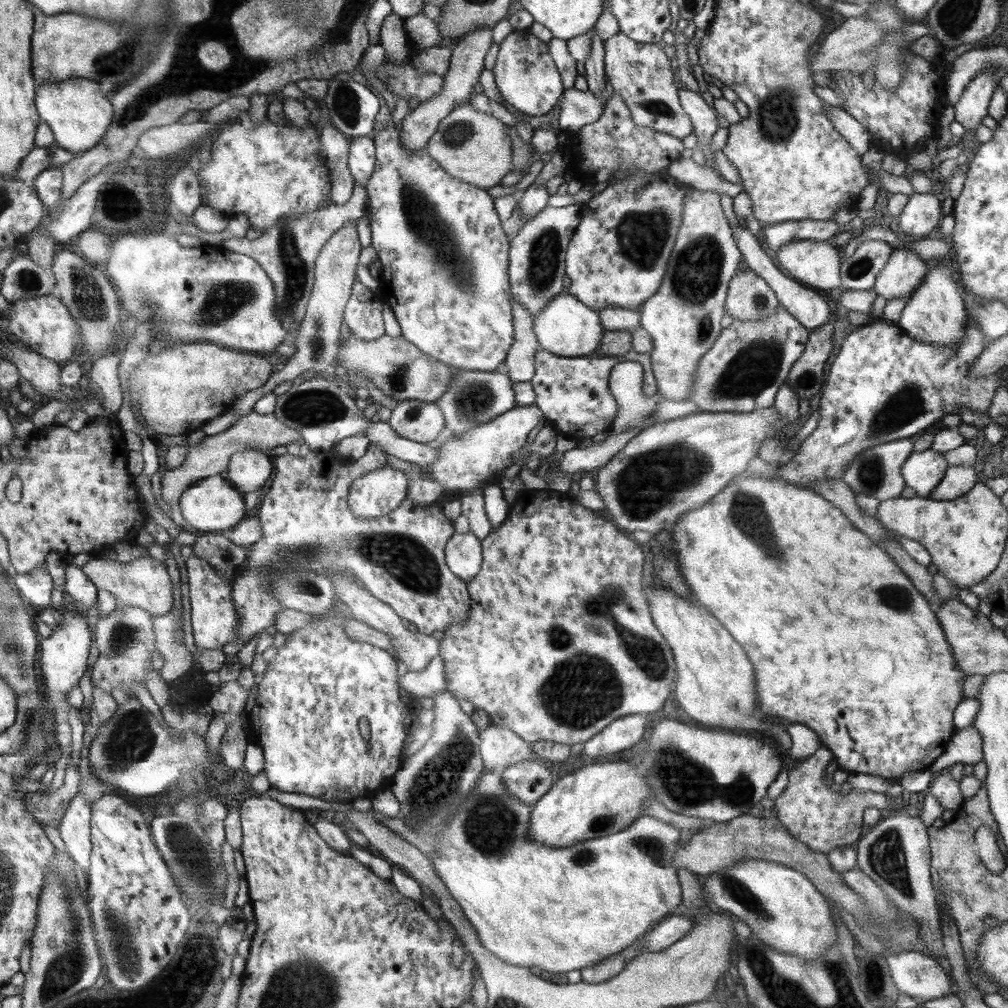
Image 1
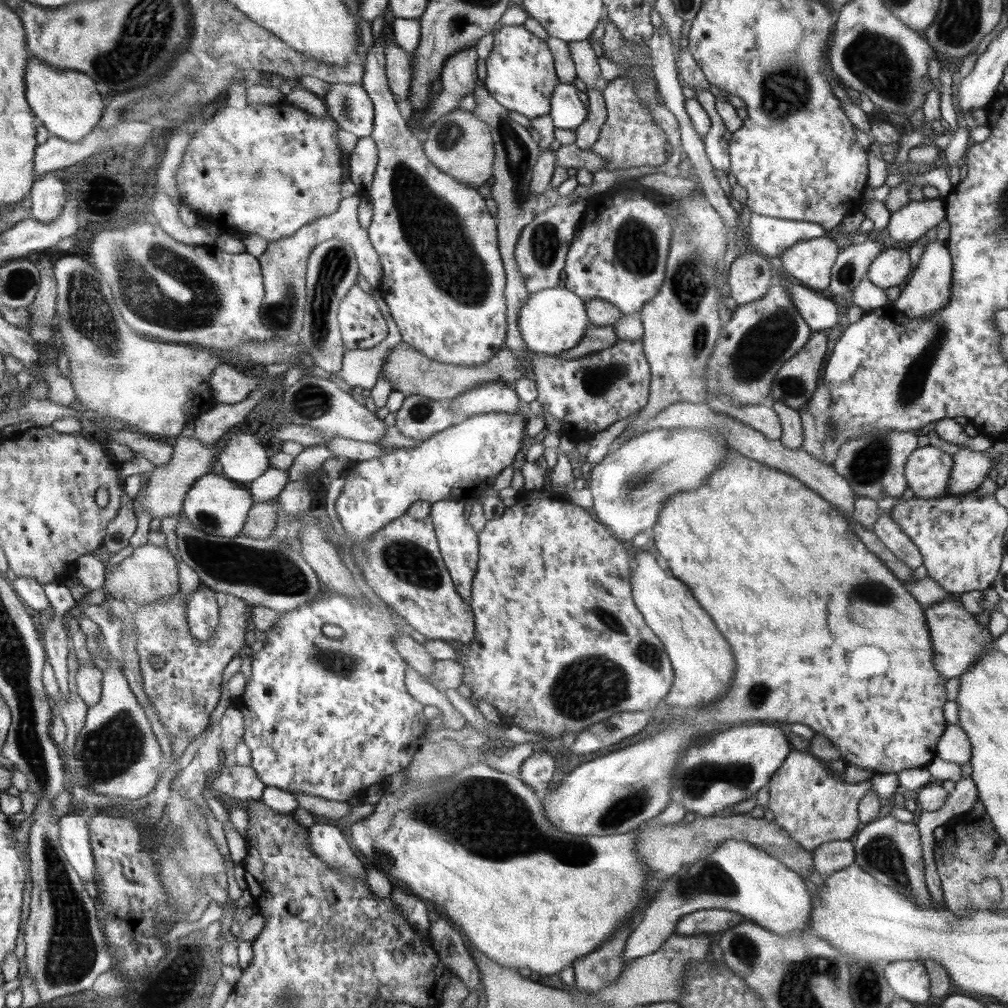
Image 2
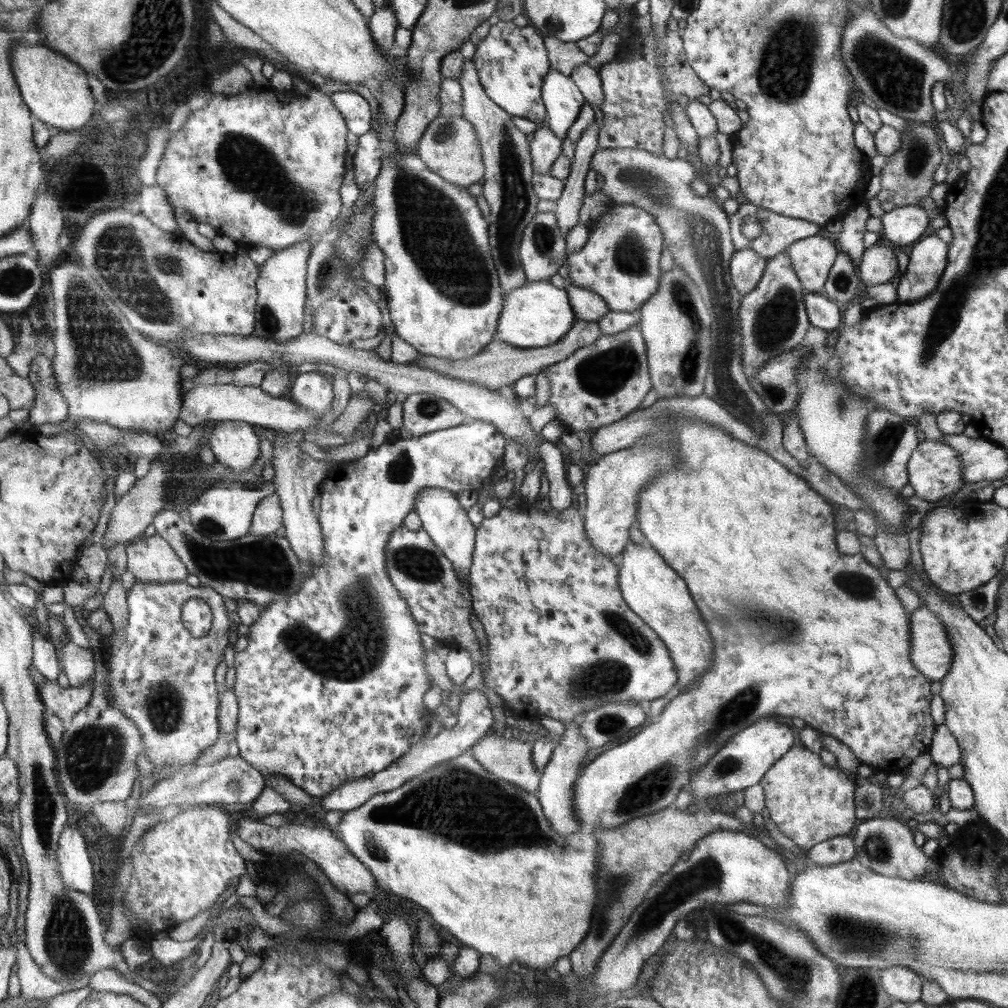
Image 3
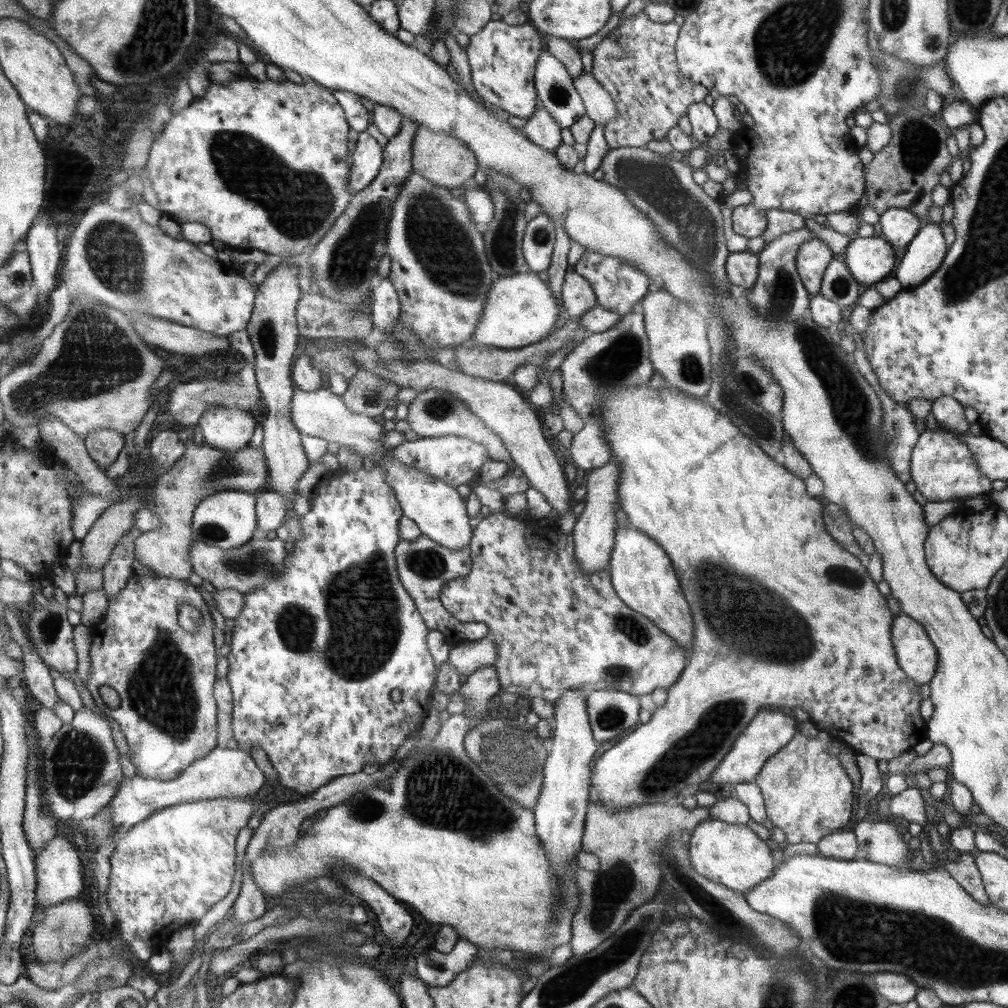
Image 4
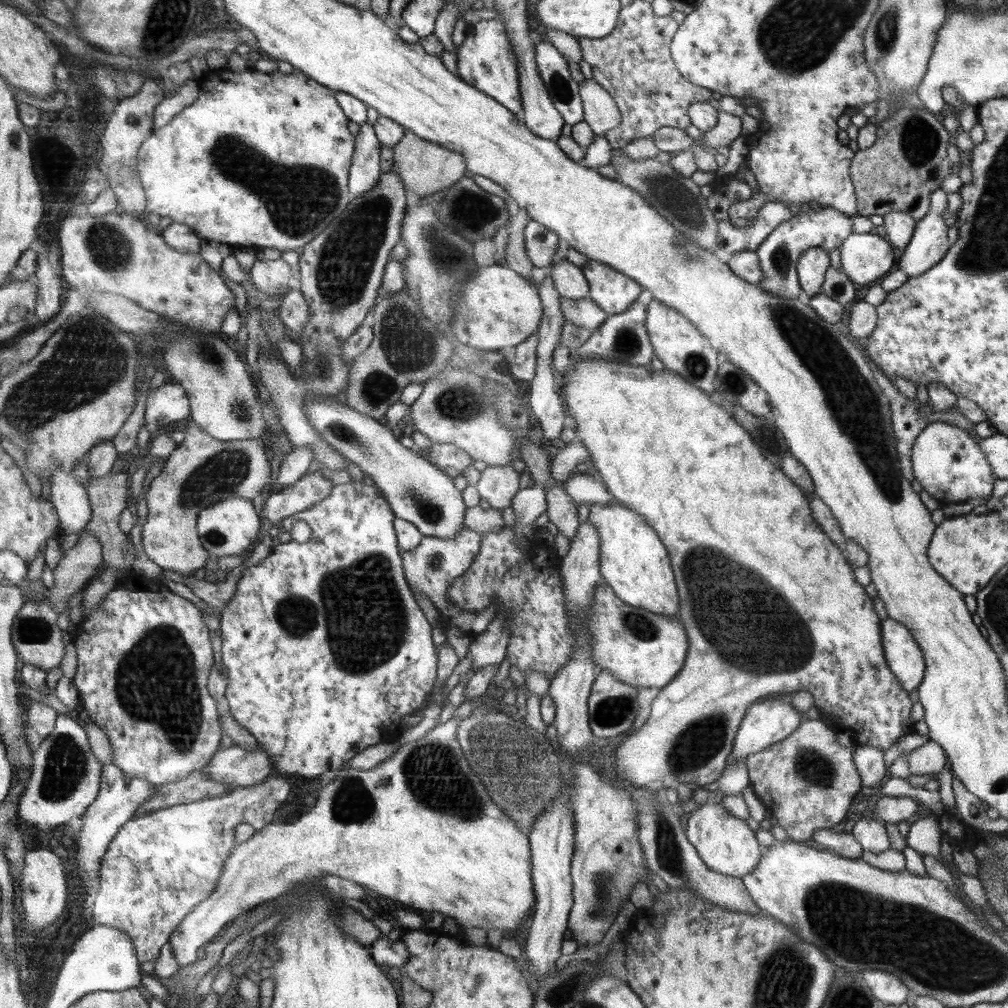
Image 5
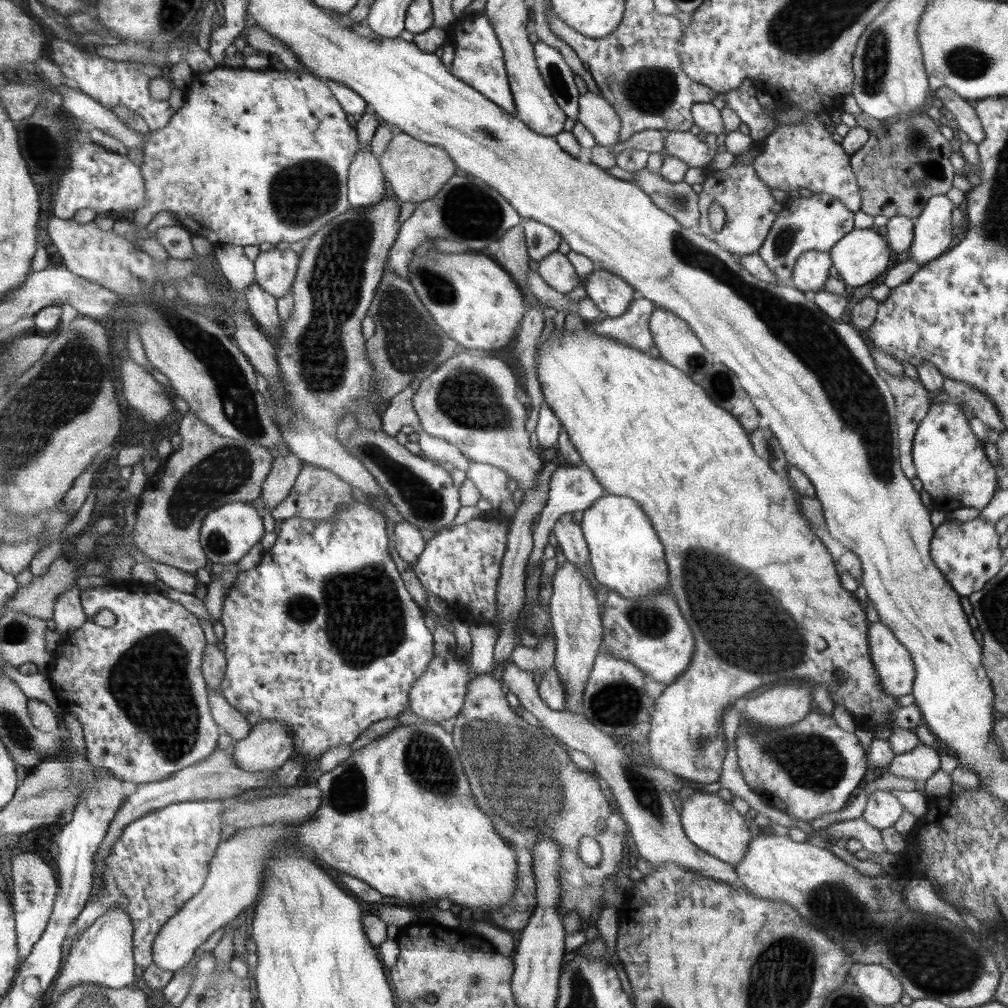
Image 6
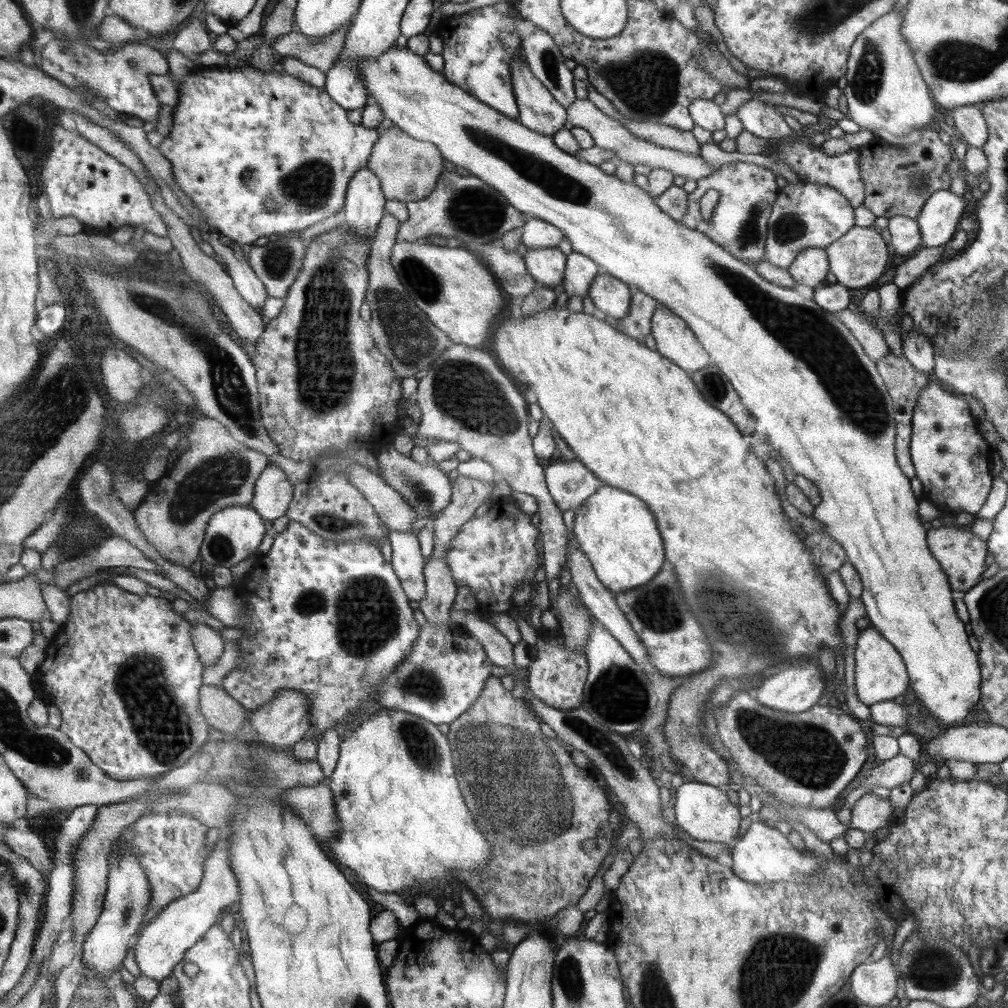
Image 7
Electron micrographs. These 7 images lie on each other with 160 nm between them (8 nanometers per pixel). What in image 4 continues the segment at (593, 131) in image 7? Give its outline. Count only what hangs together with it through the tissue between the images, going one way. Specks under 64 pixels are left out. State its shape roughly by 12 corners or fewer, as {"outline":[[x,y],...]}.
{"outline":[[582,72],[573,85],[585,114],[606,126],[617,117],[614,99],[592,75]]}

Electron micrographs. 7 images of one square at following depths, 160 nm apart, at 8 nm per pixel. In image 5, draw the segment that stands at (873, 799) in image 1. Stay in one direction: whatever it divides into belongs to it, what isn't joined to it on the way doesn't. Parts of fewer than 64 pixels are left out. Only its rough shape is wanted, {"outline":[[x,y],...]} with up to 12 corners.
{"outline":[[821,718],[746,757],[753,792],[802,843],[862,788]]}

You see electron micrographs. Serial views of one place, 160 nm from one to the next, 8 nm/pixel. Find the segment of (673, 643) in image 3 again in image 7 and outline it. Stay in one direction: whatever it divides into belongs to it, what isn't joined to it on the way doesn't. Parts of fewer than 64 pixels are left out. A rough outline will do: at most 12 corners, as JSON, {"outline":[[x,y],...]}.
{"outline":[[604,483],[572,534],[614,594],[667,564],[638,496]]}

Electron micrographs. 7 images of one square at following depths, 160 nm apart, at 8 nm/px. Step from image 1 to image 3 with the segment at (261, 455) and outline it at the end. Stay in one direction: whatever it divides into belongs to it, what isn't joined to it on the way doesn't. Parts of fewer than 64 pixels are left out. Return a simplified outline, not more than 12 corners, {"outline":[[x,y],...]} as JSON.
{"outline":[[216,421],[206,441],[215,460],[248,472],[260,454],[254,425]]}

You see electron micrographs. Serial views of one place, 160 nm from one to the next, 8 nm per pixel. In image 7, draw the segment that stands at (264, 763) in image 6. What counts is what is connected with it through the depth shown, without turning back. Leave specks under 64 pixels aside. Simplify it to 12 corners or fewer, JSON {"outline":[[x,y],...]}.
{"outline":[[281,688],[249,713],[254,742],[294,747],[310,735],[303,692]]}

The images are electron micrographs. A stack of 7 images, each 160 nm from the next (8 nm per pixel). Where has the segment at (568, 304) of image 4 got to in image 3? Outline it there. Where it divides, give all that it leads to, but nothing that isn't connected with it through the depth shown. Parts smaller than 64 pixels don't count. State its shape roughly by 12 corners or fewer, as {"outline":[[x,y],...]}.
{"outline":[[566,286],[577,320],[598,322],[608,314],[599,294]]}

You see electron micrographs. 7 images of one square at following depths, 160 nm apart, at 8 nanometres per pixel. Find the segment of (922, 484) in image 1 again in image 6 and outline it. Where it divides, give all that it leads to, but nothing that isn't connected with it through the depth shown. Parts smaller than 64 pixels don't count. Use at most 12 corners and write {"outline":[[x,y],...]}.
{"outline":[[954,400],[931,403],[911,453],[942,512],[982,510],[998,470]]}

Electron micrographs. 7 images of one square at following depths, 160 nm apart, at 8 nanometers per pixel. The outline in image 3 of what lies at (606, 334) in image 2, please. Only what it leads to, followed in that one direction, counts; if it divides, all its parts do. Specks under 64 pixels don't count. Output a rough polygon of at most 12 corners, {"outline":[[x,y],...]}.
{"outline":[[576,320],[556,344],[493,339],[476,356],[410,363],[490,391],[535,376],[603,332]]}

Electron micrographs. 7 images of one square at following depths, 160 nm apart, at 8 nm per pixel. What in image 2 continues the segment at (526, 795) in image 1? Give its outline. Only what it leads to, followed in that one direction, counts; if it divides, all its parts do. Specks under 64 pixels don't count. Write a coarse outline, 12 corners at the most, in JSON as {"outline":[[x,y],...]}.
{"outline":[[537,751],[517,777],[536,793],[551,784],[555,759]]}

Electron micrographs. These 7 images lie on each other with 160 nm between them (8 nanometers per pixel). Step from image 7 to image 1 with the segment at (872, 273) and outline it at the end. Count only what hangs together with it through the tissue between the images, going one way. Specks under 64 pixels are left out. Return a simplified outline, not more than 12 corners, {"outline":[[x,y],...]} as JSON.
{"outline":[[893,249],[873,290],[910,297],[928,275],[910,249]]}

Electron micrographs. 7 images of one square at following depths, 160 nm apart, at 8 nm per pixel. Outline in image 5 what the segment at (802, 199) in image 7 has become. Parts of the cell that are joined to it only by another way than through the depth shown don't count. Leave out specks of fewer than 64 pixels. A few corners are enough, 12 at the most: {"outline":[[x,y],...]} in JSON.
{"outline":[[812,207],[779,224],[755,254],[762,288],[794,300],[800,254],[839,249],[850,216]]}

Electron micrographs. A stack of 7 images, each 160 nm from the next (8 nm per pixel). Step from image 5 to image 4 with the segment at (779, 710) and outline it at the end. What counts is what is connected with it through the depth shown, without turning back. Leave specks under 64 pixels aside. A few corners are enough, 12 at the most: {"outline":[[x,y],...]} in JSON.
{"outline":[[761,710],[709,780],[752,783],[794,739],[796,719]]}

